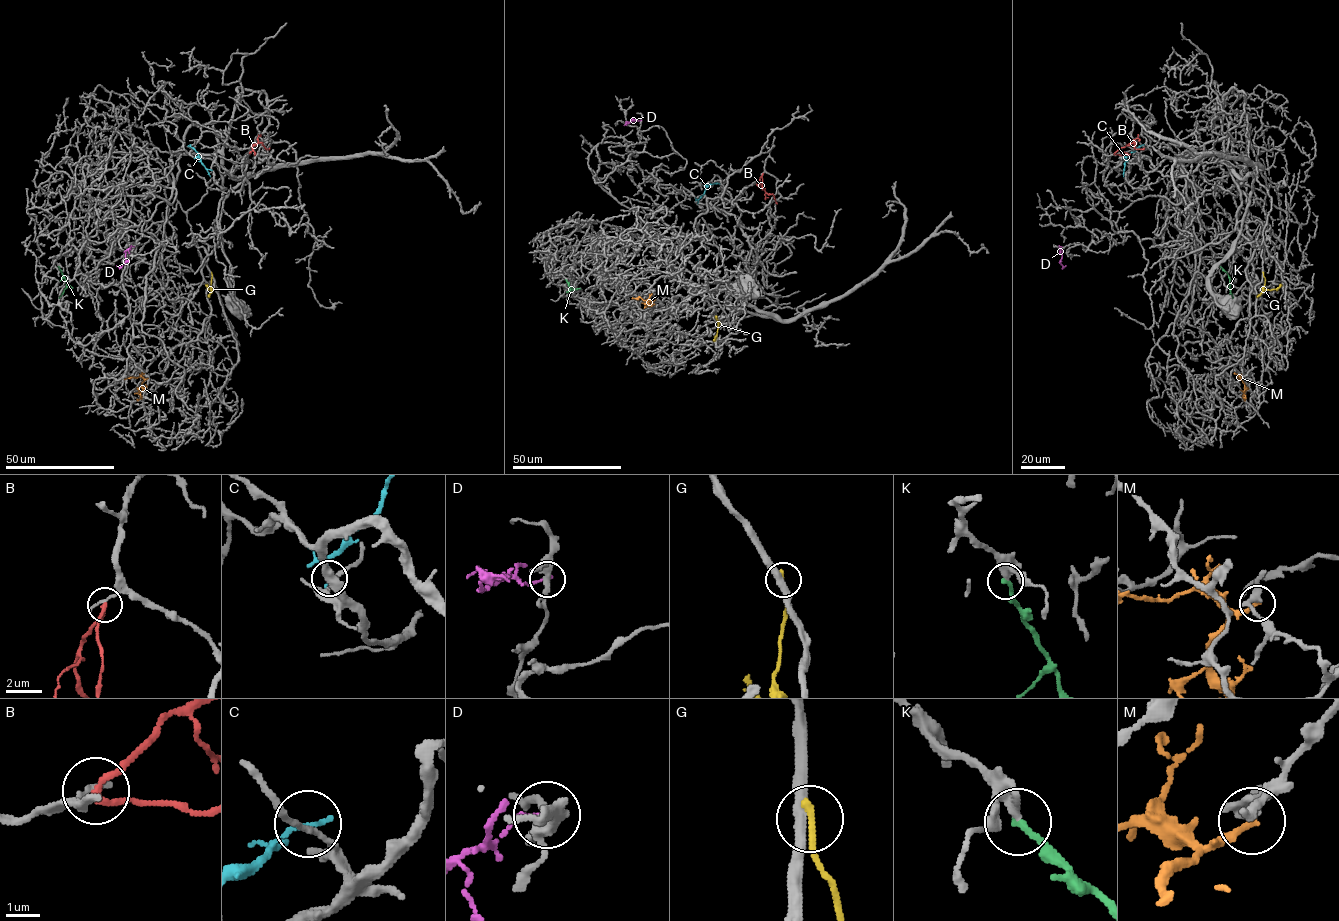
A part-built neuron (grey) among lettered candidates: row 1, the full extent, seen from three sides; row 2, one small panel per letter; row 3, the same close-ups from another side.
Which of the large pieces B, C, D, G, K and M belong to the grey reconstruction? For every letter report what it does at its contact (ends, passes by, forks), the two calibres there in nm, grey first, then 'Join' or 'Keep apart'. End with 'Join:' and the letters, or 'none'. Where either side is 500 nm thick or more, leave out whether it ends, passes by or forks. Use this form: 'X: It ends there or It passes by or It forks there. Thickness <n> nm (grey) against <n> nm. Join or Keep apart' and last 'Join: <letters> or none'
B: It passes by. Thickness 190 nm (grey) against 190 nm. Keep apart
C: It ends there. Thickness 180 nm (grey) against 140 nm. Keep apart
D: It ends there. Thickness 280 nm (grey) against 150 nm. Keep apart
G: It ends there. Thickness 360 nm (grey) against 240 nm. Keep apart
K: It ends there. Thickness 280 nm (grey) against 240 nm. Join
M: It ends there. Thickness 320 nm (grey) against 200 nm. Keep apart
Join: K

